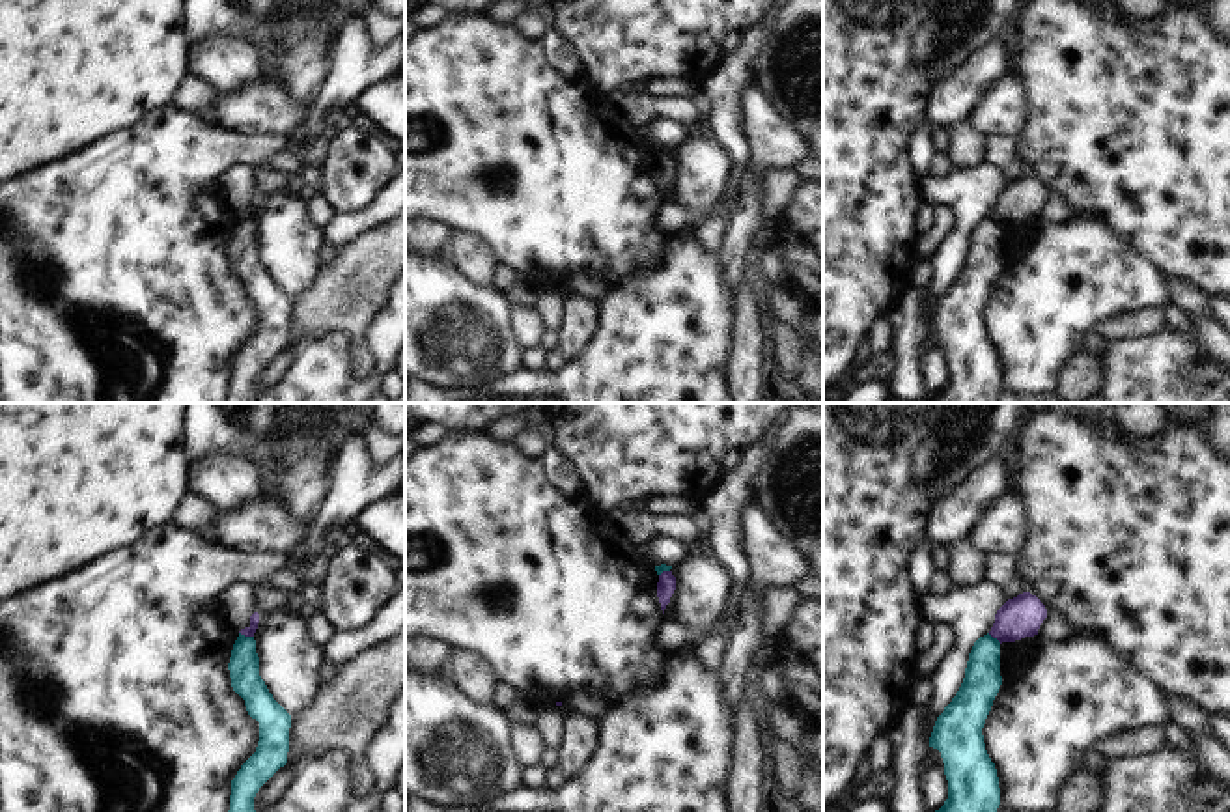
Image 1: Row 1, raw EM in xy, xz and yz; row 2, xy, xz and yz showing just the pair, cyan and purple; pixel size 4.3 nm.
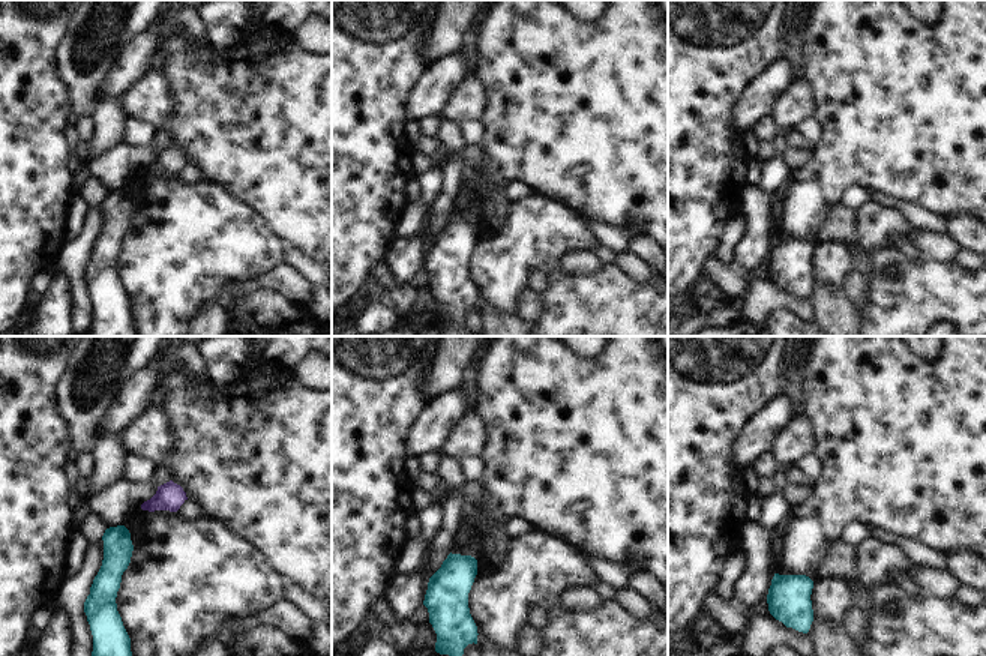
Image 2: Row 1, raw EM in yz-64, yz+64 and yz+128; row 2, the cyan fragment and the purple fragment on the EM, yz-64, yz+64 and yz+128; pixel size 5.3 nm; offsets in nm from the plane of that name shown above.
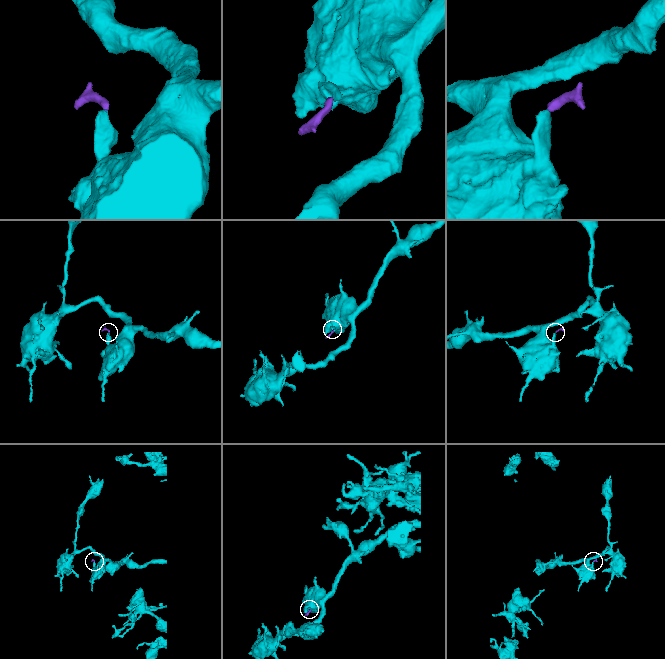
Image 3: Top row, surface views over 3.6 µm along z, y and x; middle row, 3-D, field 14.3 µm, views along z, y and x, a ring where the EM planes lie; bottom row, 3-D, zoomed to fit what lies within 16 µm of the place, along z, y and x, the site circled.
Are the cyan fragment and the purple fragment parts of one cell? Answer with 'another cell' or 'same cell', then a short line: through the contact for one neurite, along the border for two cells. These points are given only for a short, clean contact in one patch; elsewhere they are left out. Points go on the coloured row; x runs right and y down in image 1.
another cell | xy (239, 631), (252, 637)

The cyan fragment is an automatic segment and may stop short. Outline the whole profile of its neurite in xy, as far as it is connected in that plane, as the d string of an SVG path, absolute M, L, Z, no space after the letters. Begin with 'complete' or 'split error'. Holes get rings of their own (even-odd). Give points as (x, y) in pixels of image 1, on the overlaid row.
complete; M239 633L228 663L231 687L245 700L246 711L259 722L256 752L231 780L228 812L256 812L259 788L287 763L291 715L273 698L259 676L254 637Z

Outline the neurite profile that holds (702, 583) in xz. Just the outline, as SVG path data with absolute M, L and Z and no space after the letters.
M702 545L685 553L670 571L676 577L676 590L670 597L674 618L700 629L722 614L730 575L709 549Z

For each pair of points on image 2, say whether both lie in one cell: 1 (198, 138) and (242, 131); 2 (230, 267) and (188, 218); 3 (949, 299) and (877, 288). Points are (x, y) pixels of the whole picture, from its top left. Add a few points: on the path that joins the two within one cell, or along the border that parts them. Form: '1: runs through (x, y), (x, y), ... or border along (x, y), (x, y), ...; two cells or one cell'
1: runs through (209, 131), (231, 131); one cell
2: runs through (230, 254), (210, 234), (201, 231); one cell
3: runs through (931, 299), (895, 299); one cell

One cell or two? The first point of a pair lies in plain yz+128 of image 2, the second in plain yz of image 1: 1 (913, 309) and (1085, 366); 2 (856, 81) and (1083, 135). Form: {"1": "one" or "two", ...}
{"1": "two", "2": "one"}

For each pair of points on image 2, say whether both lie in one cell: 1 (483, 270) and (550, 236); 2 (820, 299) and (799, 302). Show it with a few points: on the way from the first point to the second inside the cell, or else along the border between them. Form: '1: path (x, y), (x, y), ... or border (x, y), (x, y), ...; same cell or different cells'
1: path (500, 260), (533, 236); same cell
2: border (806, 297), (812, 306), (814, 317); different cells

